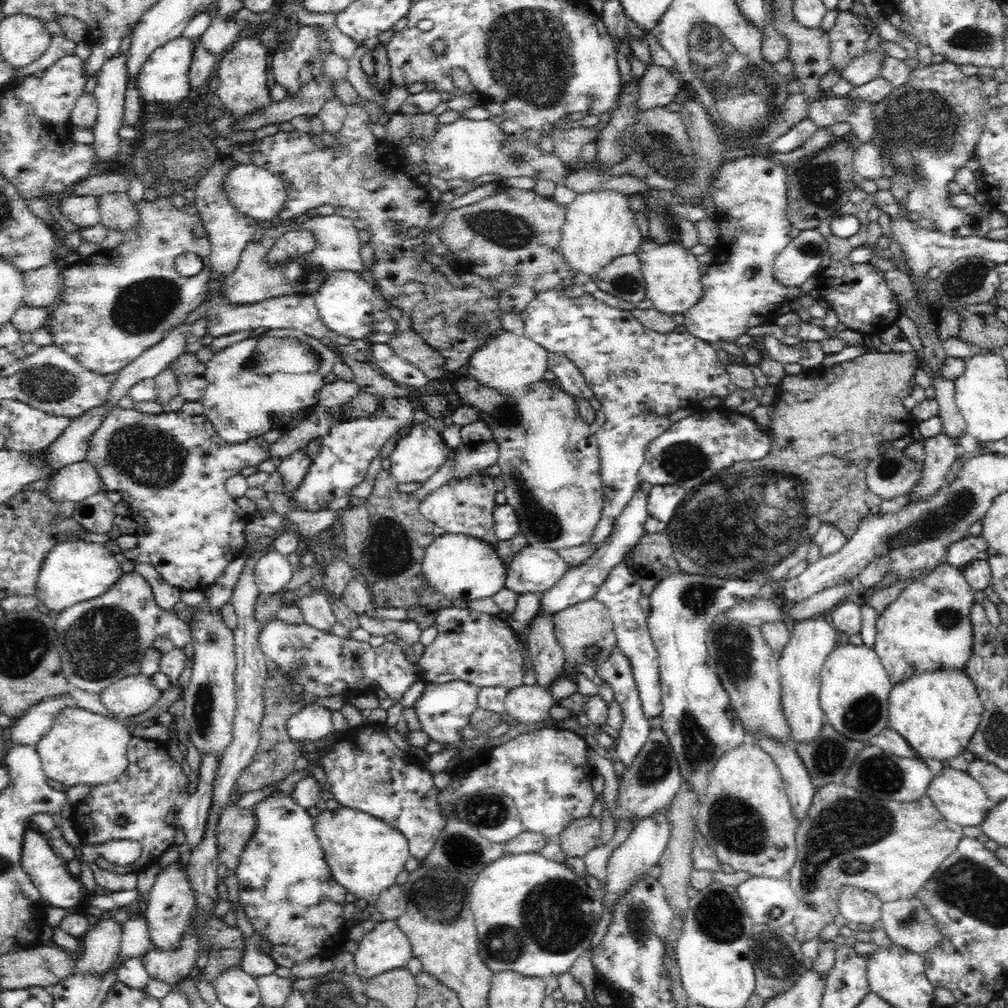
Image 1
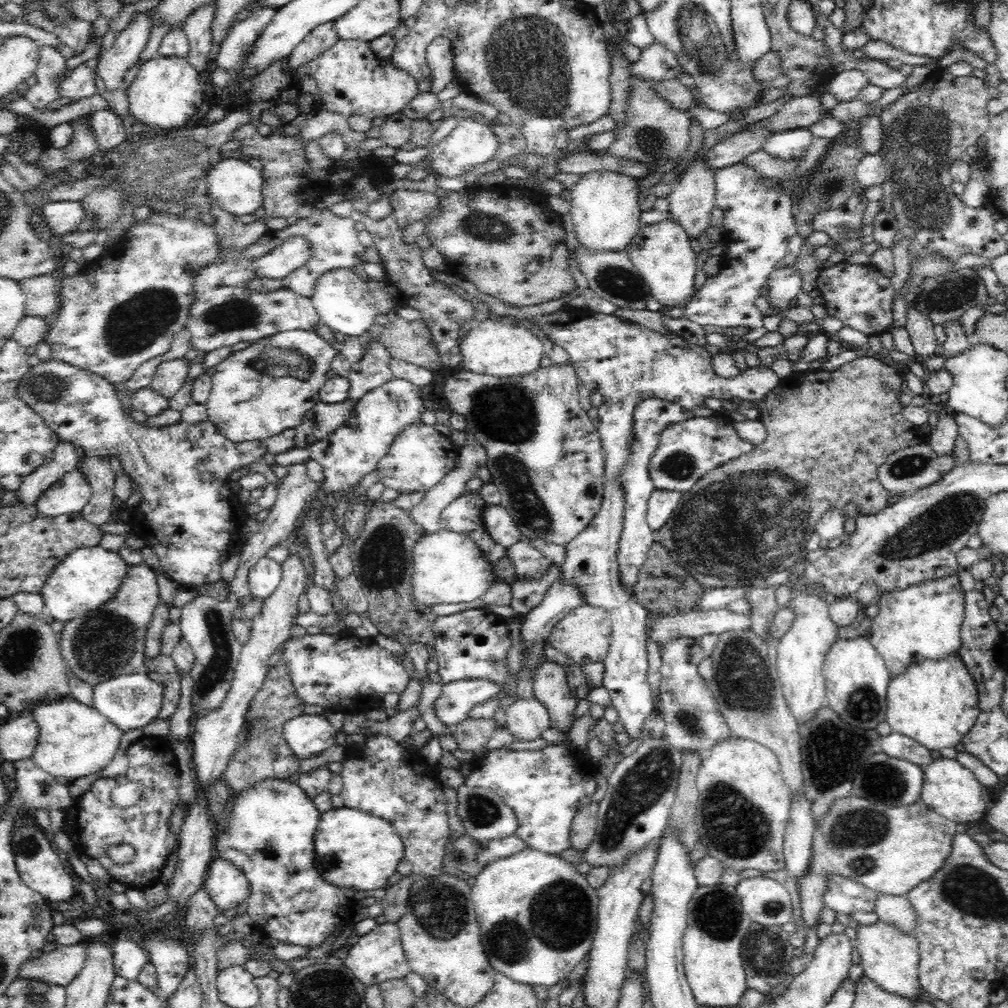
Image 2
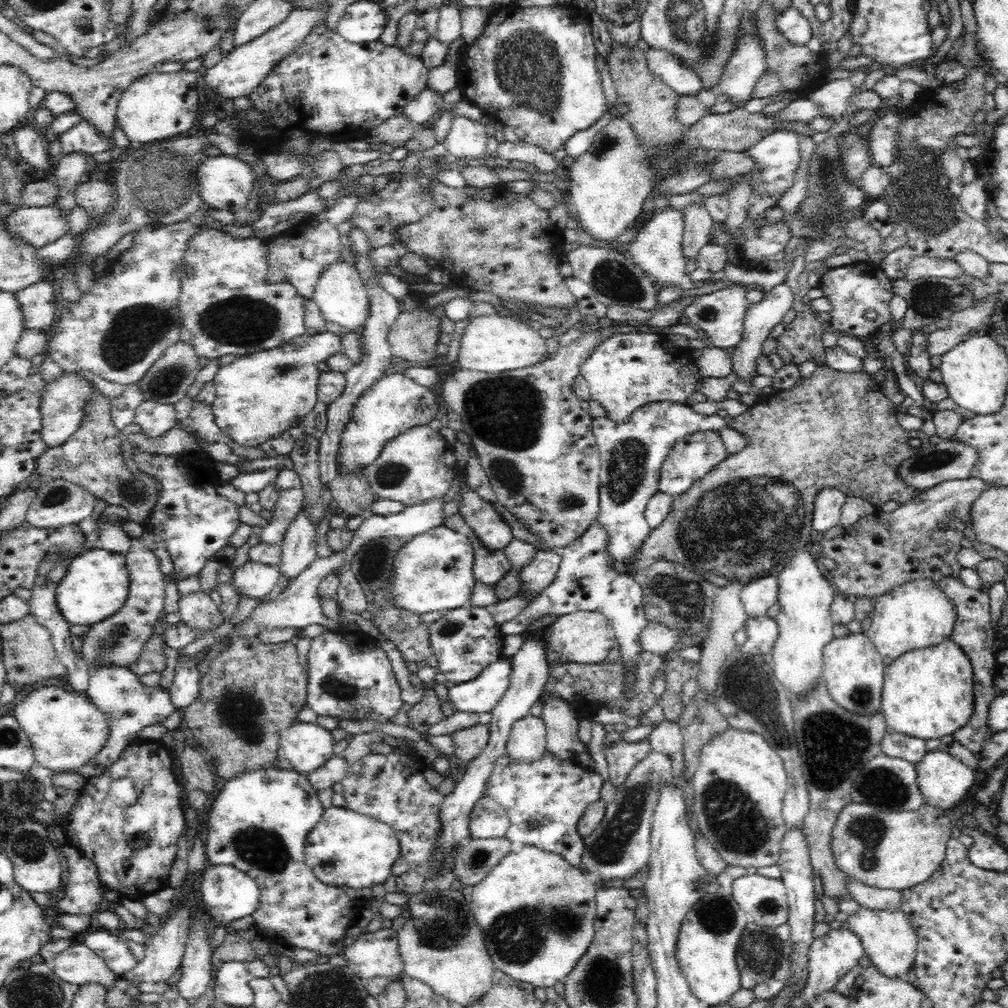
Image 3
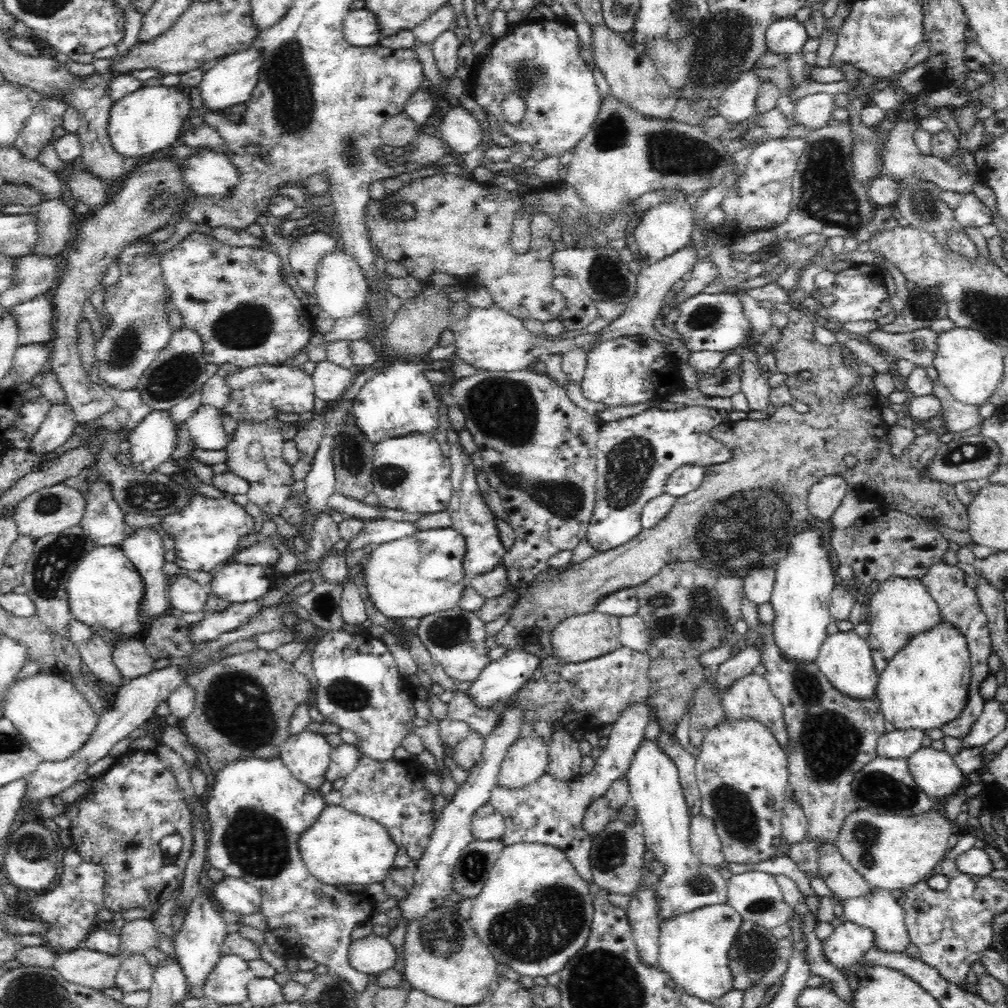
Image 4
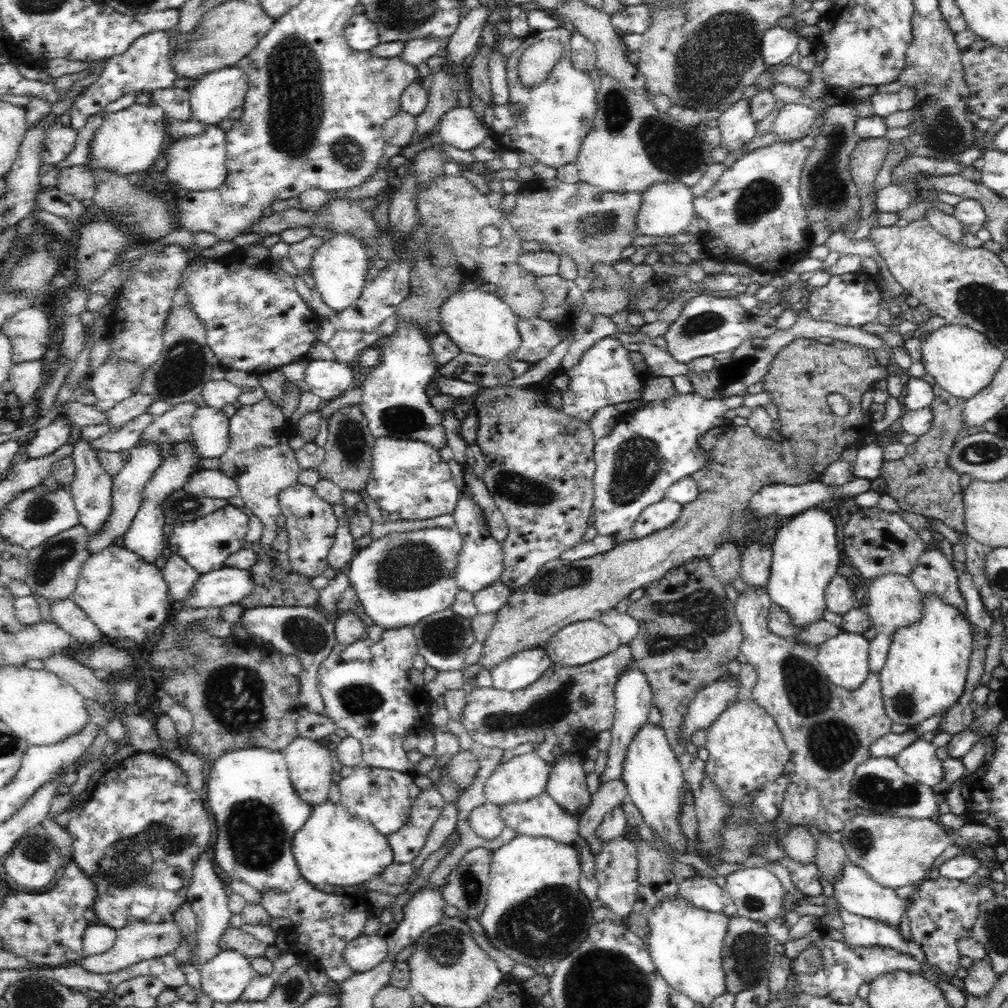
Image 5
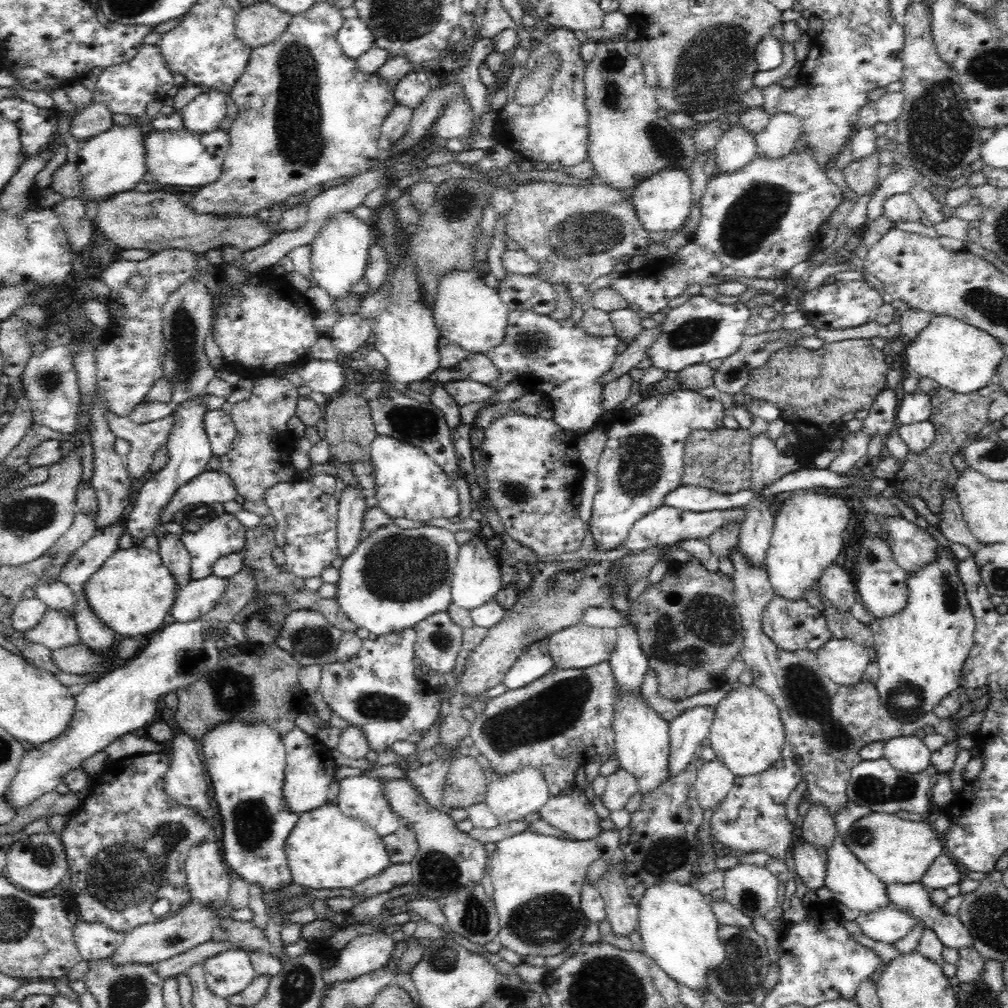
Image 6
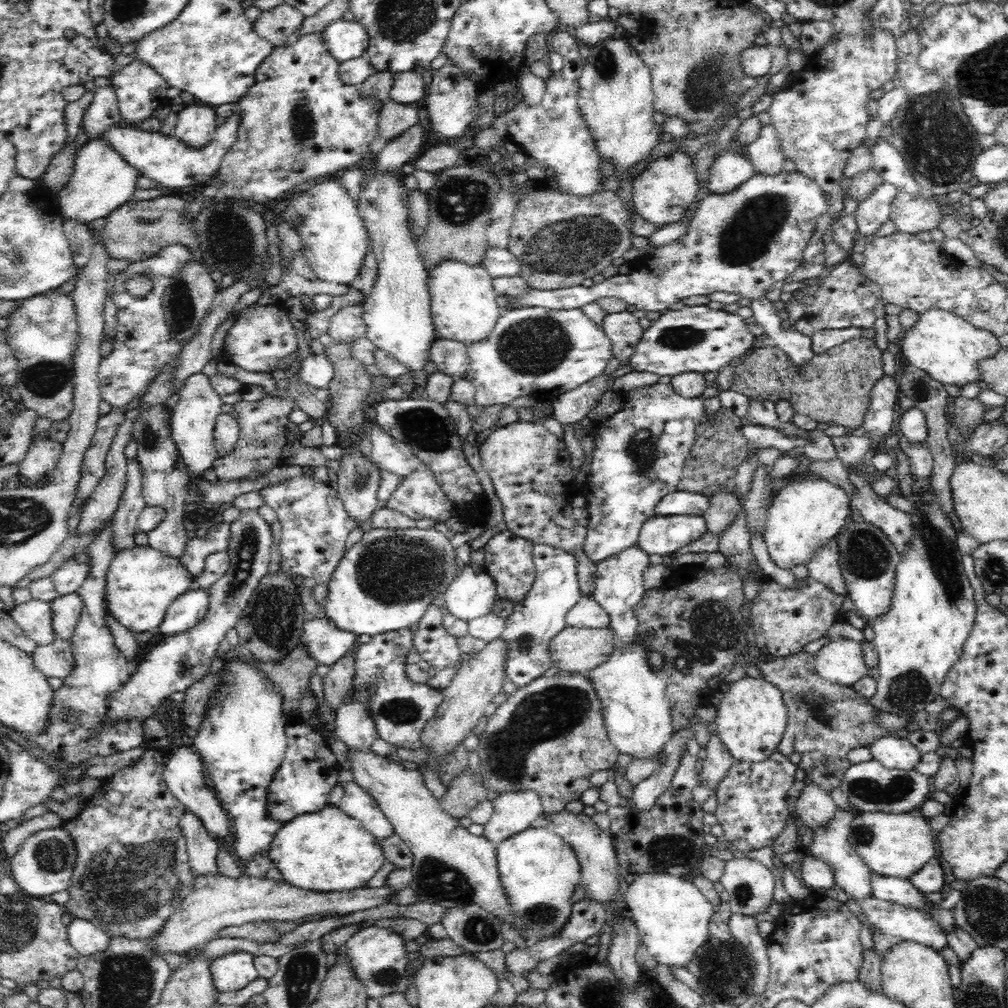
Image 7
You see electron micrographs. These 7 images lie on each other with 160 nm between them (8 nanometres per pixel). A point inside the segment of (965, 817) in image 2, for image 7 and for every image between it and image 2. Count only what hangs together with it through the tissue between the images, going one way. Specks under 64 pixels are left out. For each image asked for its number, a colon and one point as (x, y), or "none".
3: (944, 782)
4: (935, 772)
5: (919, 760)
6: (909, 754)
7: (898, 753)

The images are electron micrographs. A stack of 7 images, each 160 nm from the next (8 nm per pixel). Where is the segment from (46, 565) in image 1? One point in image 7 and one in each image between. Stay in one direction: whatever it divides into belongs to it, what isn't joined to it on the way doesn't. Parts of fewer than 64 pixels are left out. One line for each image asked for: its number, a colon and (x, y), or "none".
2: (86, 578)
3: (96, 583)
4: (104, 590)
5: (125, 597)
6: (132, 593)
7: (141, 584)

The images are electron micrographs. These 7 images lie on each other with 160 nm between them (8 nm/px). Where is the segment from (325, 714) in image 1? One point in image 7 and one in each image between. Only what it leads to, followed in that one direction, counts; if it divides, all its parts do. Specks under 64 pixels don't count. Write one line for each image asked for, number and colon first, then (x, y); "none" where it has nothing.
2: (307, 735)
3: (307, 746)
4: (307, 755)
5: (310, 764)
6: (310, 769)
7: (309, 771)

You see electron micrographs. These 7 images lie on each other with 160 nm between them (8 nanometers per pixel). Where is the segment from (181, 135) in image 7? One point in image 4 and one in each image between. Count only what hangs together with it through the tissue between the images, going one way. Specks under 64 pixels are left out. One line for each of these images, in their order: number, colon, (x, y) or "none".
4: (231, 81)
5: (212, 98)
6: (203, 114)

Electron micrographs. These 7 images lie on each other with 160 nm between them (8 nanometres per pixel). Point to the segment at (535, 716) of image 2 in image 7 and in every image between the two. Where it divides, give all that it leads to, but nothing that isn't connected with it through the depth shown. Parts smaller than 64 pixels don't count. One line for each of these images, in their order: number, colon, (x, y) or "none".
3: (527, 741)
4: (527, 759)
5: (524, 776)
6: (512, 797)
7: (514, 811)

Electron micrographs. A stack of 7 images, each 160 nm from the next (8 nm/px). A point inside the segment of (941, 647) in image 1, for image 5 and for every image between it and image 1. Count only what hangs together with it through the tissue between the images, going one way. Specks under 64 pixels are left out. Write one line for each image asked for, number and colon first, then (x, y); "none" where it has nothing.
2: (923, 622)
3: (917, 615)
4: (902, 608)
5: (892, 602)

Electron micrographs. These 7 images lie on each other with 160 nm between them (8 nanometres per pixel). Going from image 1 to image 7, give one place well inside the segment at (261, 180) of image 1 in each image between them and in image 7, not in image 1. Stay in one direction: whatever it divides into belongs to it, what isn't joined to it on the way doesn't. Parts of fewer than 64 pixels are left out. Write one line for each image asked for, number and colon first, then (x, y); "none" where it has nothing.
2: (236, 185)
3: (225, 182)
4: (209, 174)
5: (197, 163)
6: (182, 158)
7: (163, 158)

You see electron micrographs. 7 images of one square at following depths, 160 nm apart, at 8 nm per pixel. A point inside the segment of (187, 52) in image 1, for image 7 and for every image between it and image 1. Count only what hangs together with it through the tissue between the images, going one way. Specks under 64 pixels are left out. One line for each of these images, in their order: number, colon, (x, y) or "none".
2: (166, 93)
3: (159, 105)
4: (152, 118)
5: (128, 141)
6: (111, 162)
7: (102, 181)

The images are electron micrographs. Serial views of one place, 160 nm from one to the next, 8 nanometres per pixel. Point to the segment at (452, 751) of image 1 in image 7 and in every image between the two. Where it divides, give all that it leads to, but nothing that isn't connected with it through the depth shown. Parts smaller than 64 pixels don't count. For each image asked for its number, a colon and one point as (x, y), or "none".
2: (458, 699)
3: (482, 694)
4: (500, 680)
5: (516, 673)
6: (534, 662)
7: (539, 618)

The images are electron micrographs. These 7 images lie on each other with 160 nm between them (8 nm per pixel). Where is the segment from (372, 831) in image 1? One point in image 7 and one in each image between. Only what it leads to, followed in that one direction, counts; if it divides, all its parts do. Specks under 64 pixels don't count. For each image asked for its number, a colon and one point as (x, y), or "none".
2: (353, 849)
3: (345, 848)
4: (341, 847)
5: (333, 847)
6: (326, 849)
7: (326, 851)

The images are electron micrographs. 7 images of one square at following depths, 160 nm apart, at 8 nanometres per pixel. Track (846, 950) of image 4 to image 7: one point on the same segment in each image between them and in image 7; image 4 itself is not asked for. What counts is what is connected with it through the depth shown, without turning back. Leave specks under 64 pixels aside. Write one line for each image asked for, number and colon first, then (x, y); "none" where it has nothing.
5: (858, 931)
6: (890, 924)
7: (897, 922)

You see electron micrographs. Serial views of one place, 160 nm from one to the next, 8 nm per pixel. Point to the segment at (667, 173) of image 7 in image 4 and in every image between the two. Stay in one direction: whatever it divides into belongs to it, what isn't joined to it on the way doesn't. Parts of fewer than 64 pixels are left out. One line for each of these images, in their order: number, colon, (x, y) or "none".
4: (665, 229)
5: (667, 210)
6: (663, 203)

